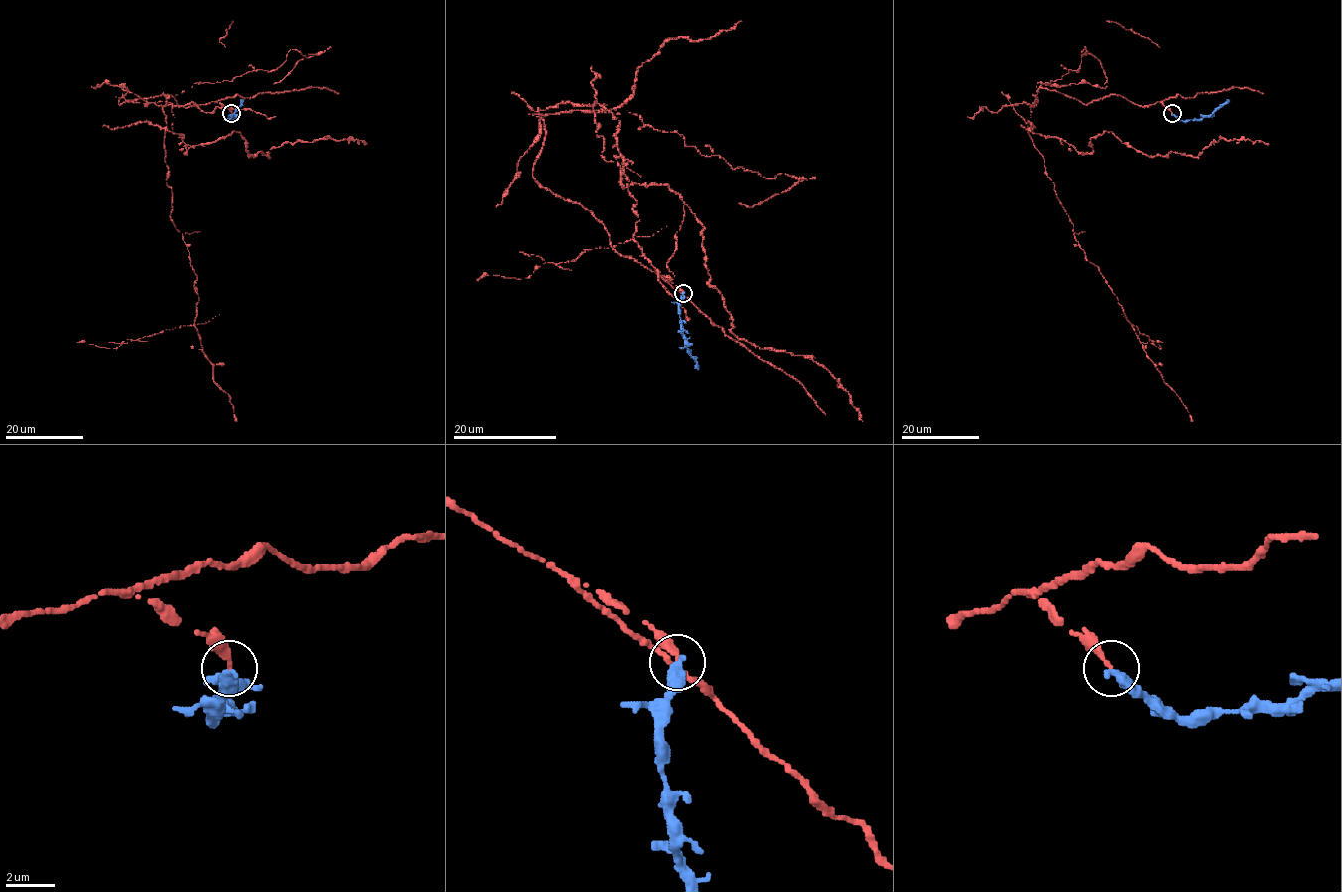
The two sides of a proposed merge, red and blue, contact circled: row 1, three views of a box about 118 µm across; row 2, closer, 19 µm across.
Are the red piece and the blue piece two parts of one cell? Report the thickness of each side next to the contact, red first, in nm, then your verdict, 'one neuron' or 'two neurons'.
calibres 240 and 440 nm; two neurons

